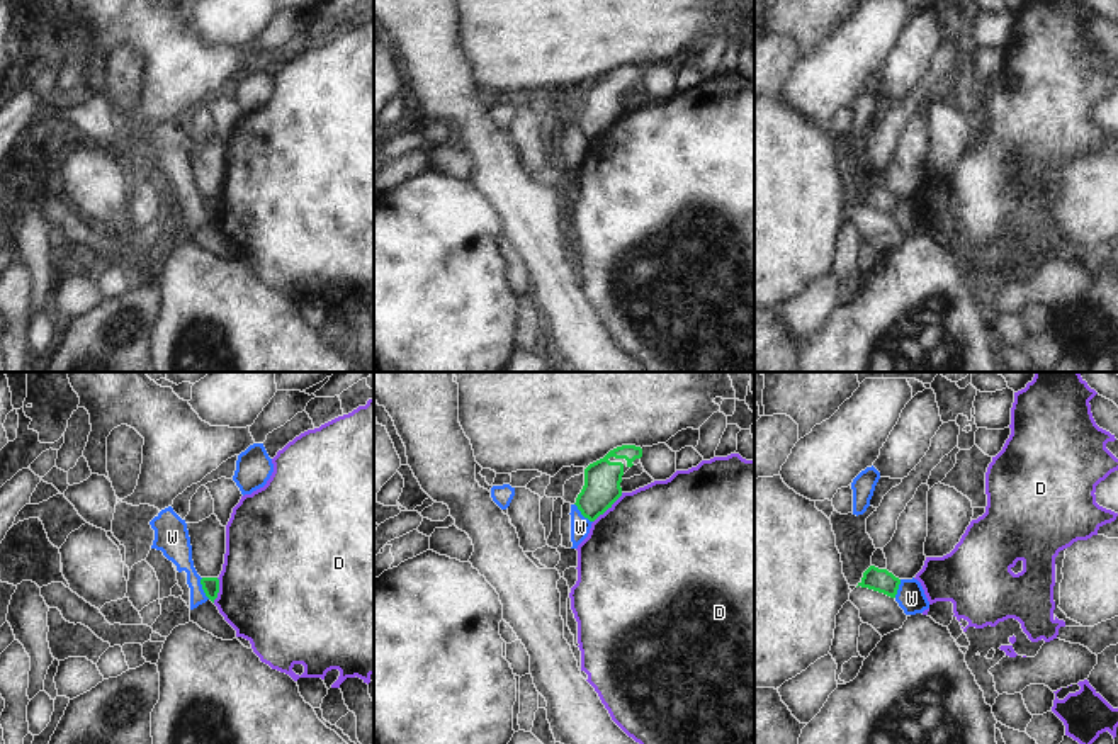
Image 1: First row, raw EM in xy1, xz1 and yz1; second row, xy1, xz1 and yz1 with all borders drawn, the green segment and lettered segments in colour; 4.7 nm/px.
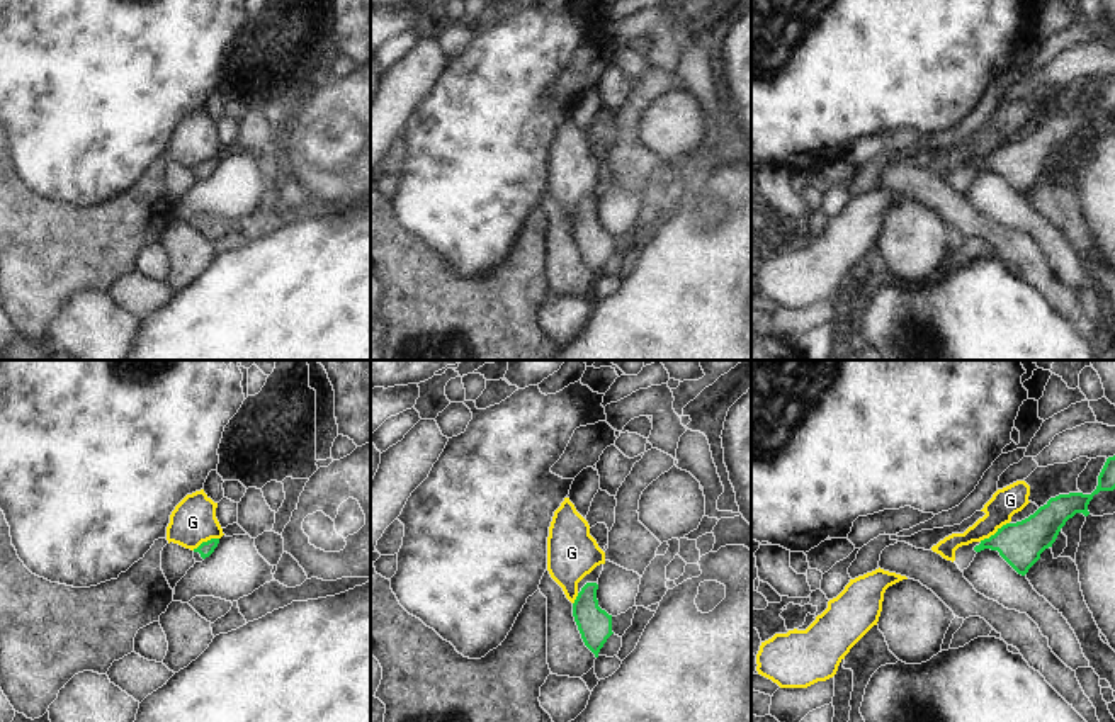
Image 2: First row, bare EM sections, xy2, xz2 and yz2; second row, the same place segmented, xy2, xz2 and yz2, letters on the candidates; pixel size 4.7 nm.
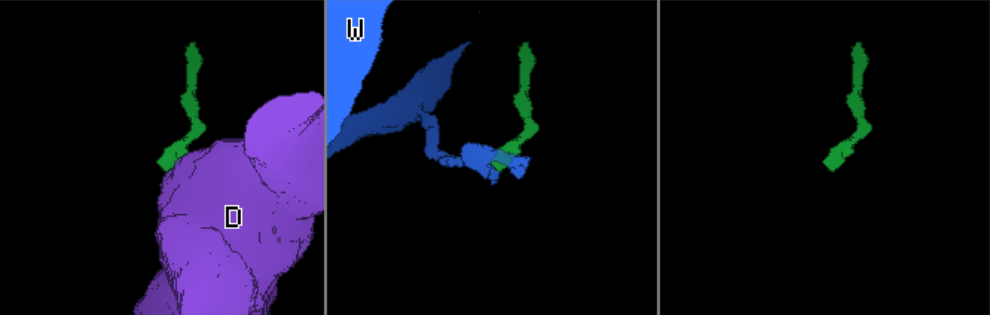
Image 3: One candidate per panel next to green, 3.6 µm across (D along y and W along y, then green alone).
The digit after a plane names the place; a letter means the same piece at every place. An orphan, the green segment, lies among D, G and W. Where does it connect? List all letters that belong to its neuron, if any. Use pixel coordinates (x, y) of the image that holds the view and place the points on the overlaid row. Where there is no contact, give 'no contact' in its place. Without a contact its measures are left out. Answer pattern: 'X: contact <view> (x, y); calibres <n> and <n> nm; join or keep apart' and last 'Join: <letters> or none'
D: contact xz1 (607, 508); calibres 180 and 500 nm; keep apart
G: contact yz2 (995, 534); calibres 220 and 140 nm; keep apart
W: contact xy1 (203, 588); calibres 80 and 140 nm; keep apart
Join: none

